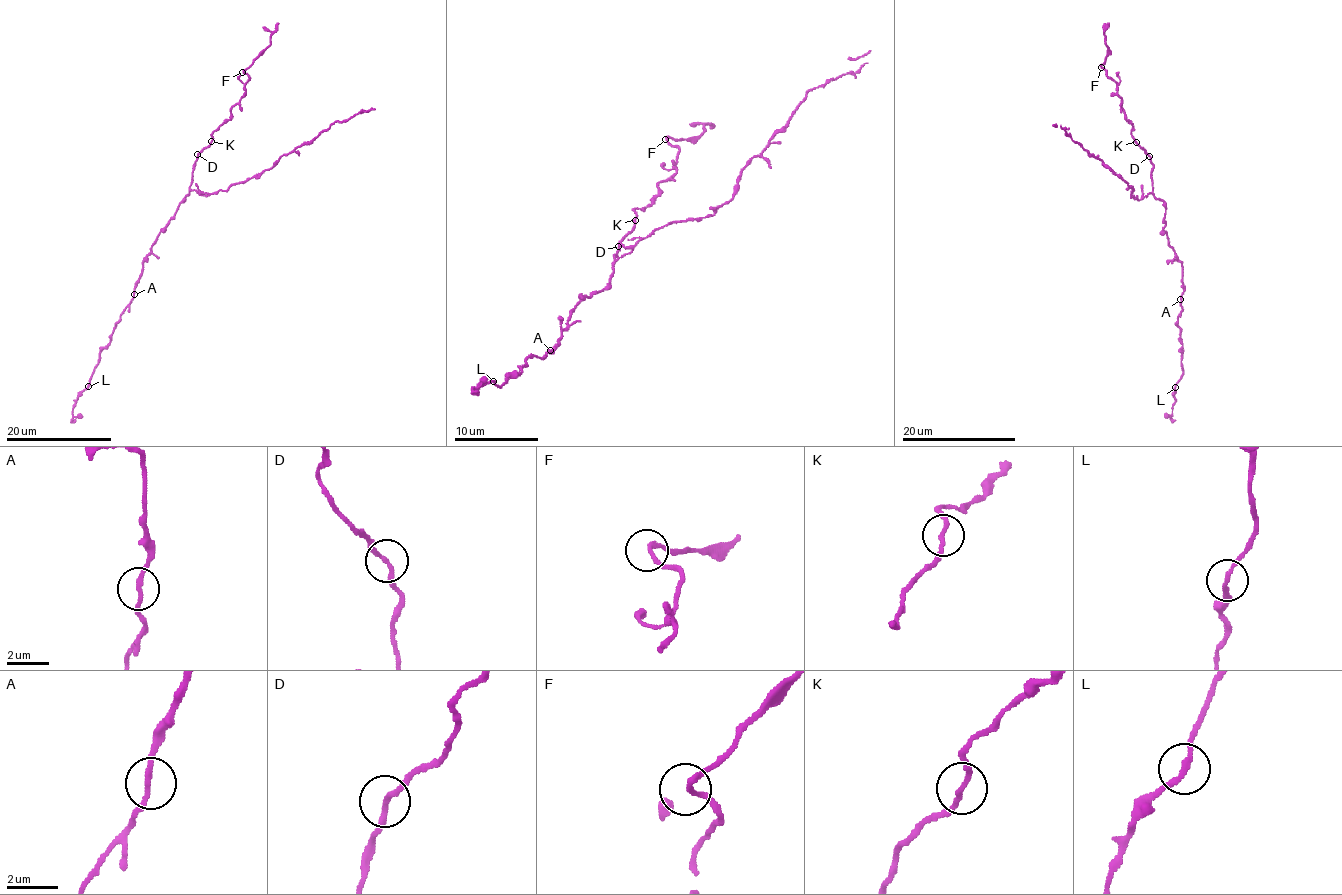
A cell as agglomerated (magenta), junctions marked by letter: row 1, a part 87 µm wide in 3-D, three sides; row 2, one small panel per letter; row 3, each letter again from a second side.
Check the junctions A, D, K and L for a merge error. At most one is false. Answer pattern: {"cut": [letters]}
{"cut": []}

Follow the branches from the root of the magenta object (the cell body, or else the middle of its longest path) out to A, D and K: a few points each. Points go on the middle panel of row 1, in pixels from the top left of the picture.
A: (602, 290), (584, 296), (566, 320), (568, 326), (559, 339), (561, 343), (555, 351), (550, 350)
D: (602, 290), (610, 281), (613, 256), (619, 250), (618, 246)
K: (602, 290), (610, 281), (613, 256), (616, 256), (635, 220)

